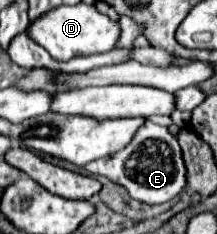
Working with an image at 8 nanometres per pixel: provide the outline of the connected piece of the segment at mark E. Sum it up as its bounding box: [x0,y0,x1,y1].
[85,122,185,204]

